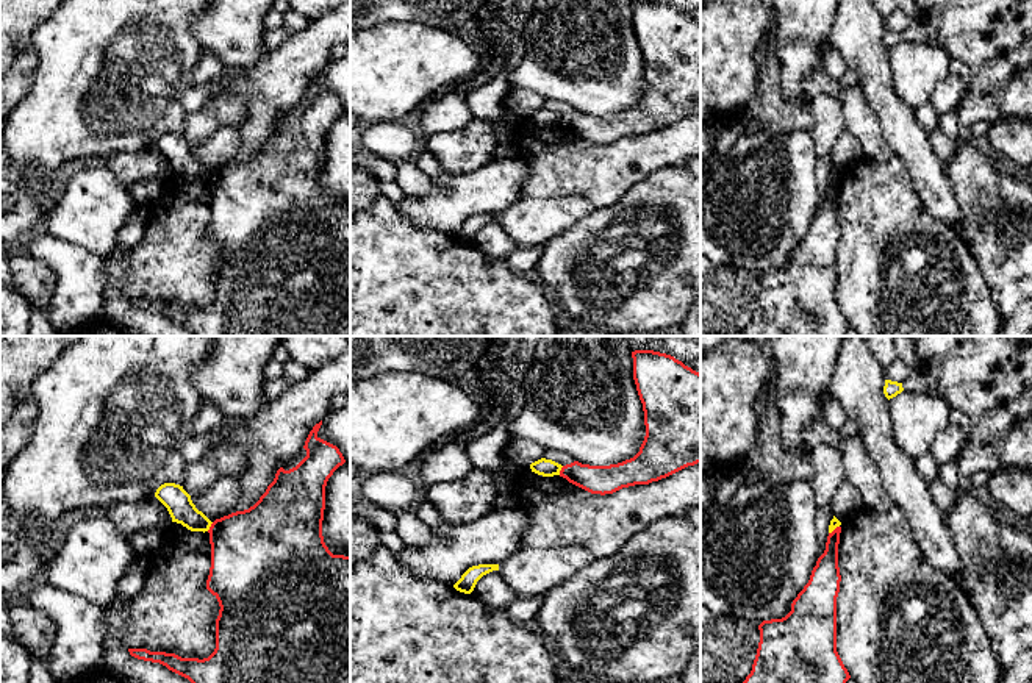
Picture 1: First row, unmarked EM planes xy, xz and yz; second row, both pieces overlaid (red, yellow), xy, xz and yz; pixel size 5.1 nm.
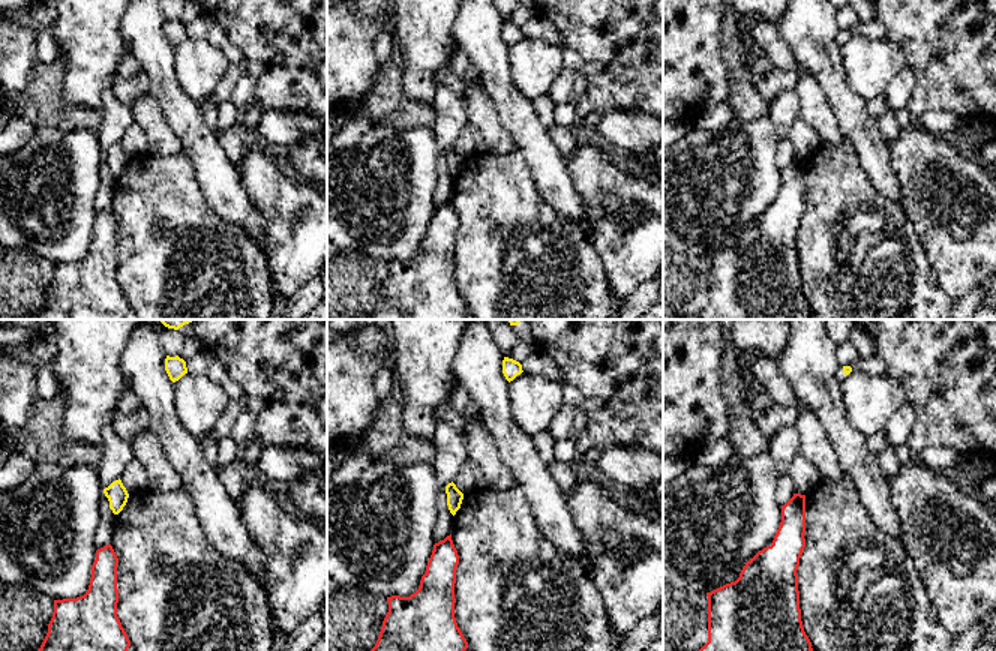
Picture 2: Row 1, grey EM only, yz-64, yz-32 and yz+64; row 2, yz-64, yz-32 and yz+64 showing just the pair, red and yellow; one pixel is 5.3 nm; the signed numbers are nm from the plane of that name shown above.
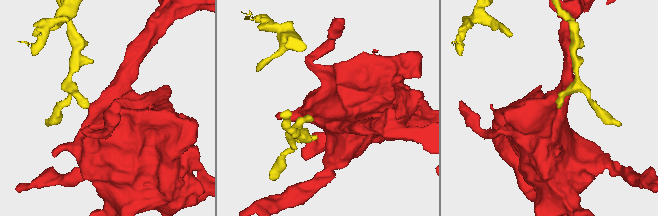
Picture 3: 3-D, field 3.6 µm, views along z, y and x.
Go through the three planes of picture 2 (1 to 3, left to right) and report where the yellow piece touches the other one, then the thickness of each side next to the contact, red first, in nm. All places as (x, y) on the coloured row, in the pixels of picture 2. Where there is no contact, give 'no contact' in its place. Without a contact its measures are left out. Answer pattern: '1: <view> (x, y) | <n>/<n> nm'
1: no contact
2: no contact
3: no contact

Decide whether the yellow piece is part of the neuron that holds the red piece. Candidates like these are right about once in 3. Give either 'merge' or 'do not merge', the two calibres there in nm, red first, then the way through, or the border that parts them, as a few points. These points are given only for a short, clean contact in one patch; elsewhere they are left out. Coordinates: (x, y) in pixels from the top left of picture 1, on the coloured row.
do not merge | 420/140 nm | along xy (213, 522), (207, 530)

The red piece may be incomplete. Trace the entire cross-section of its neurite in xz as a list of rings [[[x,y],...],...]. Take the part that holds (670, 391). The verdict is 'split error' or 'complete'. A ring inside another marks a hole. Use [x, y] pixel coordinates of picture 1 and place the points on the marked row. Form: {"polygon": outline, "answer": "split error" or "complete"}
{"polygon": [[[635,350],[632,358],[646,425],[640,452],[618,464],[574,461],[560,470],[560,477],[591,494],[649,485],[701,463],[701,374],[654,350]]], "answer": "complete"}

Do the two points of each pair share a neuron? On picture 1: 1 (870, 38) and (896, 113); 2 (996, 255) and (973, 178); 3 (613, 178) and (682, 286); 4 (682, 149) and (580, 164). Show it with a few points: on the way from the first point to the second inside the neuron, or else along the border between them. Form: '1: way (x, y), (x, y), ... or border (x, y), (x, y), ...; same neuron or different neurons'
1: way (870, 57), (870, 71), (881, 94); same neuron
2: way (995, 236), (981, 216), (981, 197); same neuron
3: border (655, 172), (637, 182), (613, 203), (594, 210); different neurons
4: way (657, 150), (643, 153), (623, 164), (605, 164); same neuron

